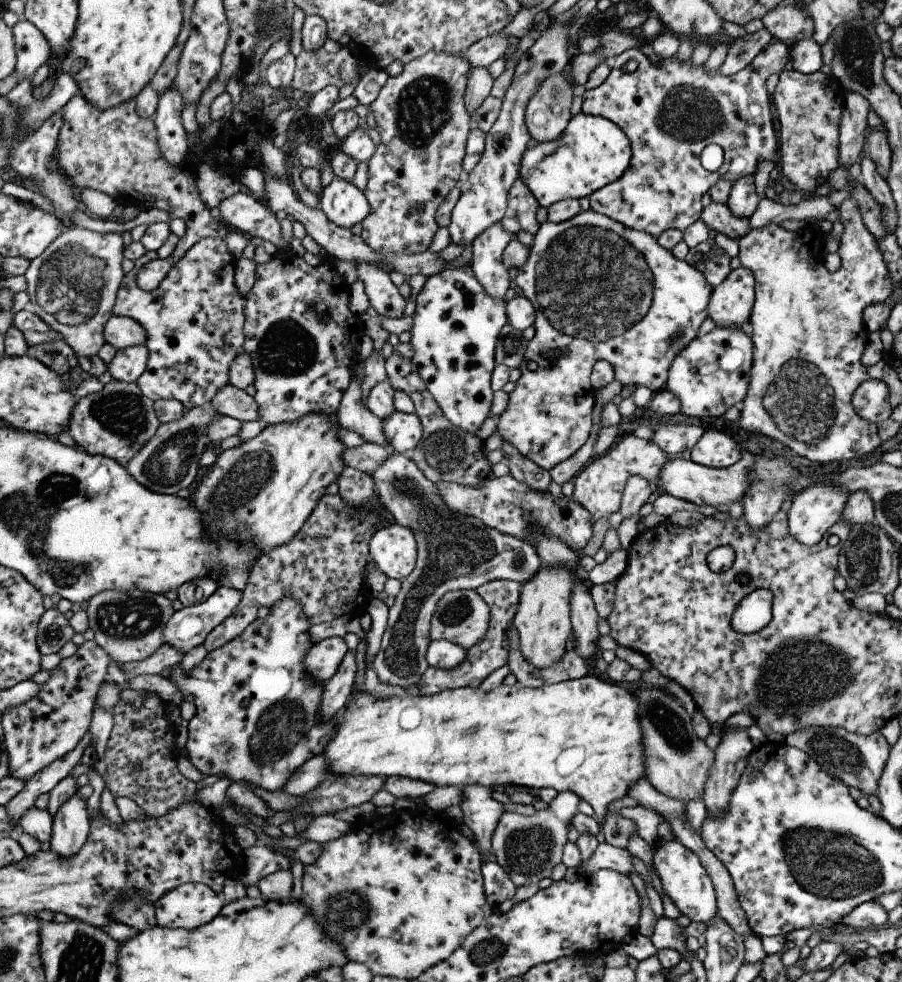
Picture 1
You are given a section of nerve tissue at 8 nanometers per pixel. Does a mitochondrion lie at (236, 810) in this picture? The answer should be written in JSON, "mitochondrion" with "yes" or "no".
{"mitochondrion":"no"}

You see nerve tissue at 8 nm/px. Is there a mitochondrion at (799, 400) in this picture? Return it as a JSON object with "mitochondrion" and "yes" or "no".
{"mitochondrion":"yes"}

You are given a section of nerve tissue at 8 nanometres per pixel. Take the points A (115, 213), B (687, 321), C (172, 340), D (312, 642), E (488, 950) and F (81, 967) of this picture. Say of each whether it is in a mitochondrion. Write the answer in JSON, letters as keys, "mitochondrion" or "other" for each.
{"A":"other","B":"other","C":"other","D":"other","E":"mitochondrion","F":"mitochondrion"}

